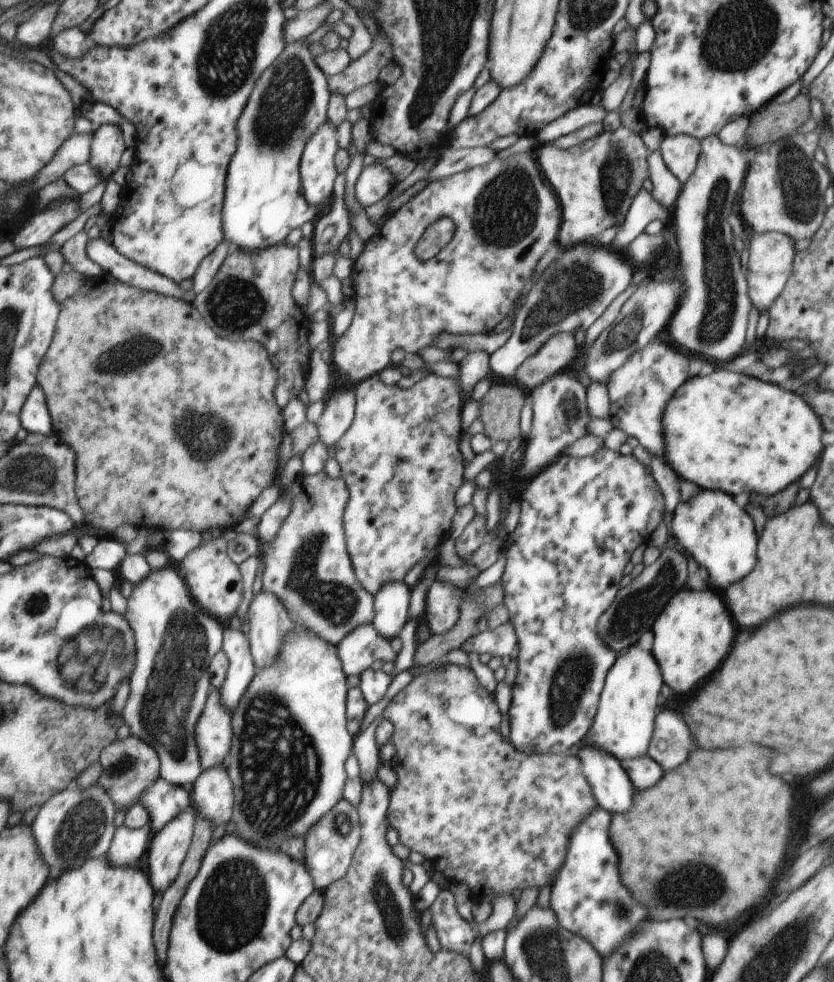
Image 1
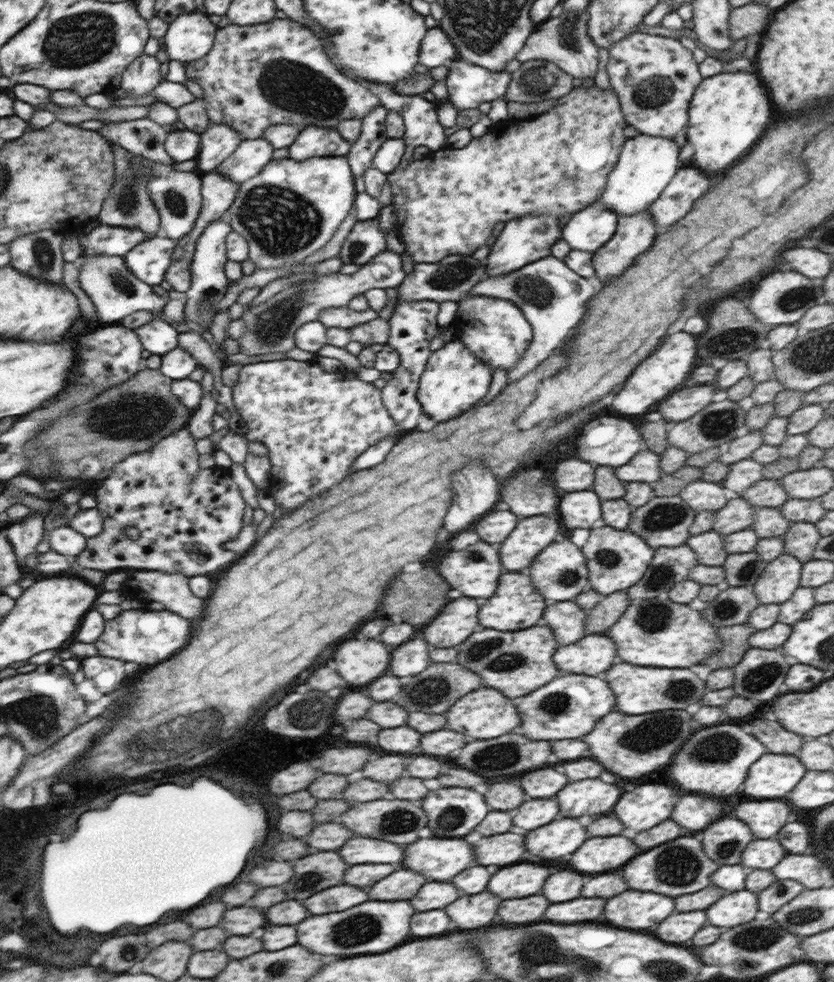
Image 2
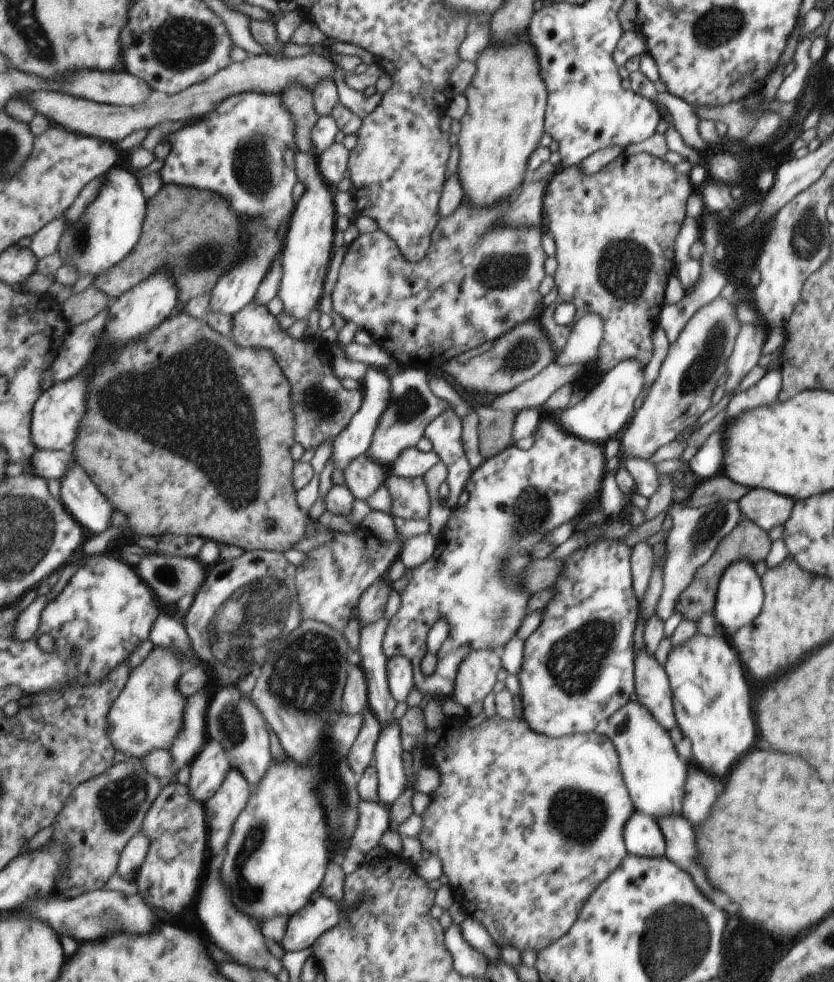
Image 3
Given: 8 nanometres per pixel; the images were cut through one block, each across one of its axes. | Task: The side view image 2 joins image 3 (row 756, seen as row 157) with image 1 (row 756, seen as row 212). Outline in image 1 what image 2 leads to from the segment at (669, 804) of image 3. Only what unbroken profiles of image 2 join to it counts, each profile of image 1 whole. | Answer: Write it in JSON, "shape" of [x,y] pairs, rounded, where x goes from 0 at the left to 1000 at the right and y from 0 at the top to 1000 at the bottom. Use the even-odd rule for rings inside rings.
{"shape":[[[777,652],[758,657],[751,666],[729,683],[722,711],[718,712],[717,727],[710,736],[709,744],[693,758],[688,758],[677,770],[692,770],[697,761],[707,759],[734,767],[741,774],[761,773],[775,769],[784,741],[789,707],[796,699],[794,681],[785,667],[777,659]]]}

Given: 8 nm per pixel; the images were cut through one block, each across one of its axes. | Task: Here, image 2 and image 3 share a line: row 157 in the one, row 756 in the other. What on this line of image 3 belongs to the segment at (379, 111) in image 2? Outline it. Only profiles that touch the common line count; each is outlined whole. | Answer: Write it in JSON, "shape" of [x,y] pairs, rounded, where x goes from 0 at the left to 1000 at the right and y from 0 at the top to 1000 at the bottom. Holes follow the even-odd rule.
{"shape":[[[442,719],[434,725],[434,741],[430,749],[422,758],[422,766],[417,770],[417,778],[422,781],[422,786],[429,790],[450,776],[451,754],[454,754],[457,737],[453,737],[451,729],[446,729]]]}

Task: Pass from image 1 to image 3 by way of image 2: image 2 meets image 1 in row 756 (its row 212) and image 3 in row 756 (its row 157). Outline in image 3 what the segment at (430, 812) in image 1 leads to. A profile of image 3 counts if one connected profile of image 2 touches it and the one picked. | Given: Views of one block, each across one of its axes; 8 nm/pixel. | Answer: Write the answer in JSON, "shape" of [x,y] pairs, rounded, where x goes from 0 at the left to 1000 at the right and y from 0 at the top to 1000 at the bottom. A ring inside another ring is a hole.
{"shape":[[[501,719],[489,720],[487,726],[477,733],[481,741],[481,757],[483,764],[489,766],[496,762],[507,762],[510,777],[514,778],[526,787],[528,798],[516,809],[516,817],[512,823],[504,829],[506,845],[501,856],[506,865],[516,868],[516,872],[525,872],[530,880],[531,890],[537,894],[537,901],[548,910],[556,926],[562,933],[574,937],[582,946],[590,952],[592,959],[598,964],[614,963],[624,969],[641,967],[644,970],[665,960],[676,953],[699,925],[704,914],[729,894],[743,878],[754,870],[752,867],[751,852],[748,851],[748,839],[758,830],[758,815],[751,804],[751,795],[746,794],[747,785],[743,782],[742,766],[739,766],[737,758],[727,748],[715,745],[685,747],[662,752],[652,749],[639,743],[635,738],[616,729],[614,733],[600,731],[595,727],[590,731],[583,731],[574,739],[561,739],[561,734],[554,733],[544,737],[542,741],[526,740],[524,743],[513,743],[507,731],[507,723]]]}

